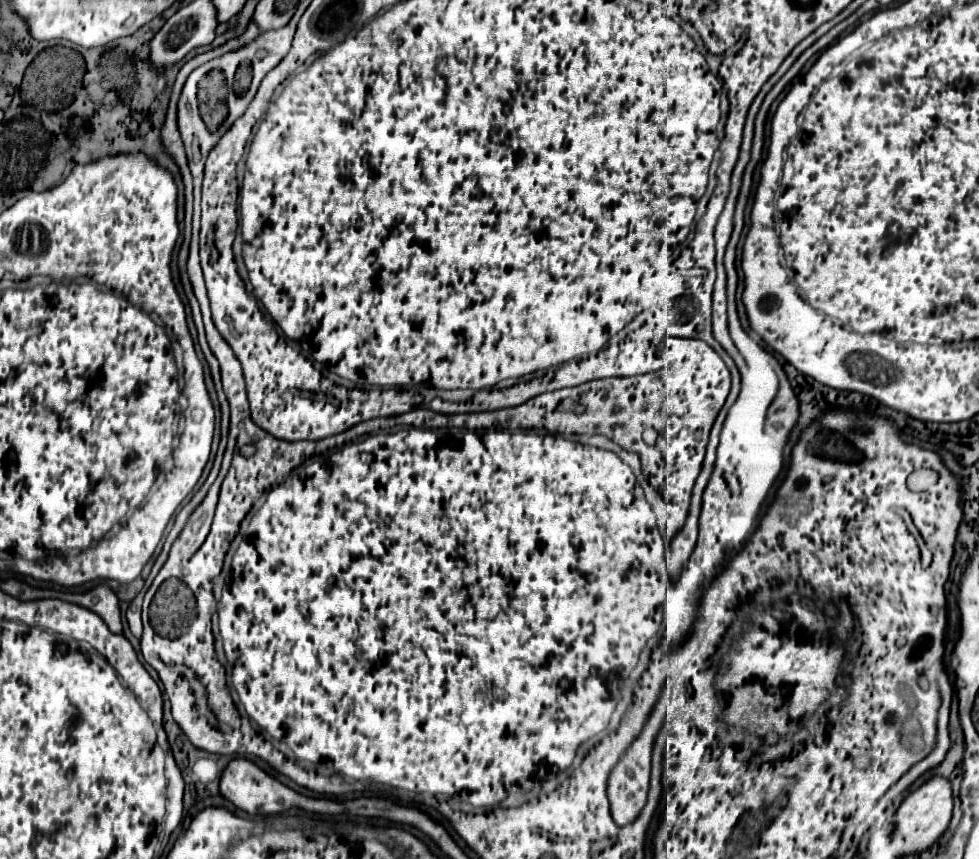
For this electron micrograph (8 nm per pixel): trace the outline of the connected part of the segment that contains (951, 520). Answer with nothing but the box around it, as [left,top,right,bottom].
[909,452,961,578]

